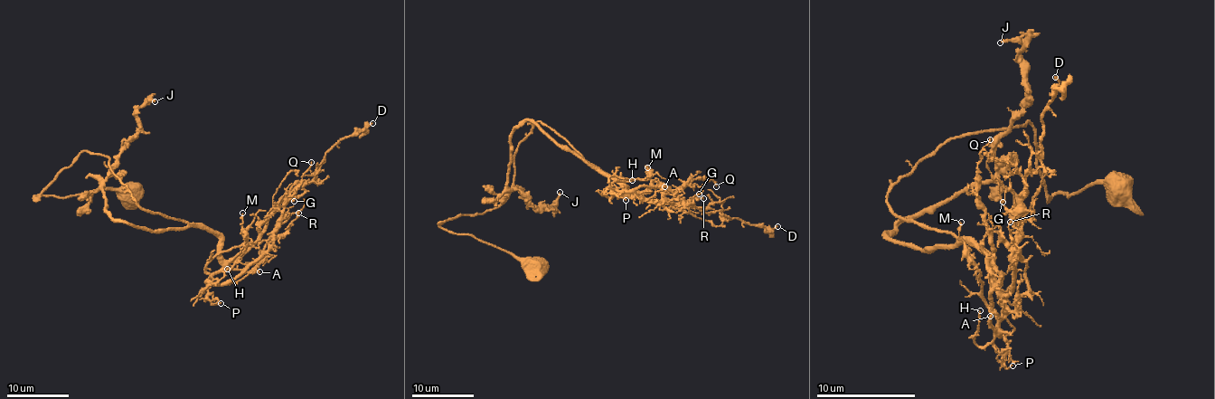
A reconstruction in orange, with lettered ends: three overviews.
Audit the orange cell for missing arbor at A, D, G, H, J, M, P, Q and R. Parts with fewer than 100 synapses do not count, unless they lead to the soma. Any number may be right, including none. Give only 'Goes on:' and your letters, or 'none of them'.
Goes on: none of them

